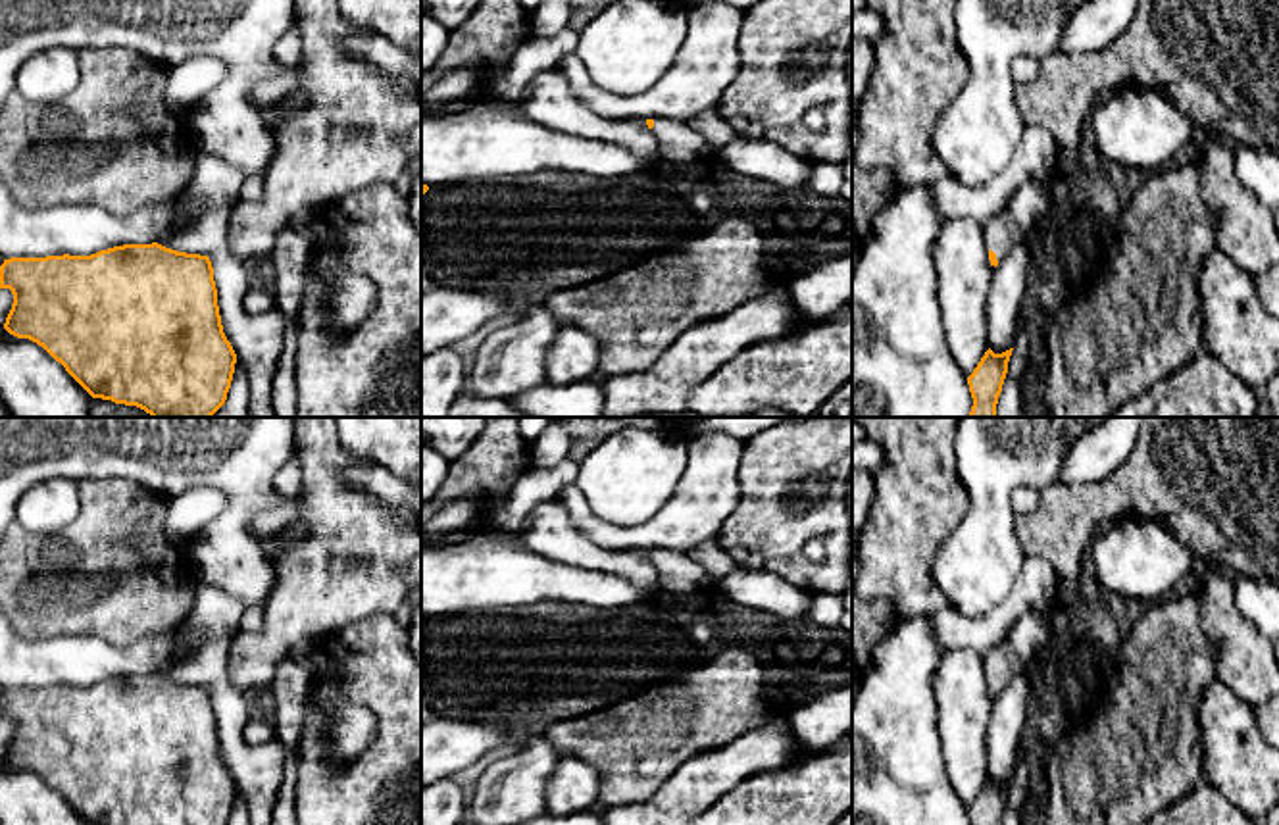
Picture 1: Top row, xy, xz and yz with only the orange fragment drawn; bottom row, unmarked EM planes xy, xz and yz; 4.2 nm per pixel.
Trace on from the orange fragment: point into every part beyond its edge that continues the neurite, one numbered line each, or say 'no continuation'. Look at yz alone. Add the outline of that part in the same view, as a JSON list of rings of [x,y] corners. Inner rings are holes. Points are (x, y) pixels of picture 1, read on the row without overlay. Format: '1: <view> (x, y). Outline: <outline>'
1: yz (1003, 664). Outline: [[[1010,638],[1000,646],[991,650],[985,658],[987,679],[996,685],[996,690],[1002,692],[1006,685],[1019,673],[1025,671],[1025,662],[1017,656]]]

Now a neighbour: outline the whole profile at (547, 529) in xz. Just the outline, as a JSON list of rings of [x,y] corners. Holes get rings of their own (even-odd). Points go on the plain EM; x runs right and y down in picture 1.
[[[558,498],[540,502],[527,513],[517,540],[556,563],[617,575],[644,590],[660,587],[660,573],[646,550],[604,550],[592,544],[573,529]]]

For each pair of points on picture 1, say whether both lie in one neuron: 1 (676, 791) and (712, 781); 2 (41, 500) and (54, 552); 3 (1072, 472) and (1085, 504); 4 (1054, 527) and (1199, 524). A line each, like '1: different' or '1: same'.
1: same
2: different
3: different
4: same

